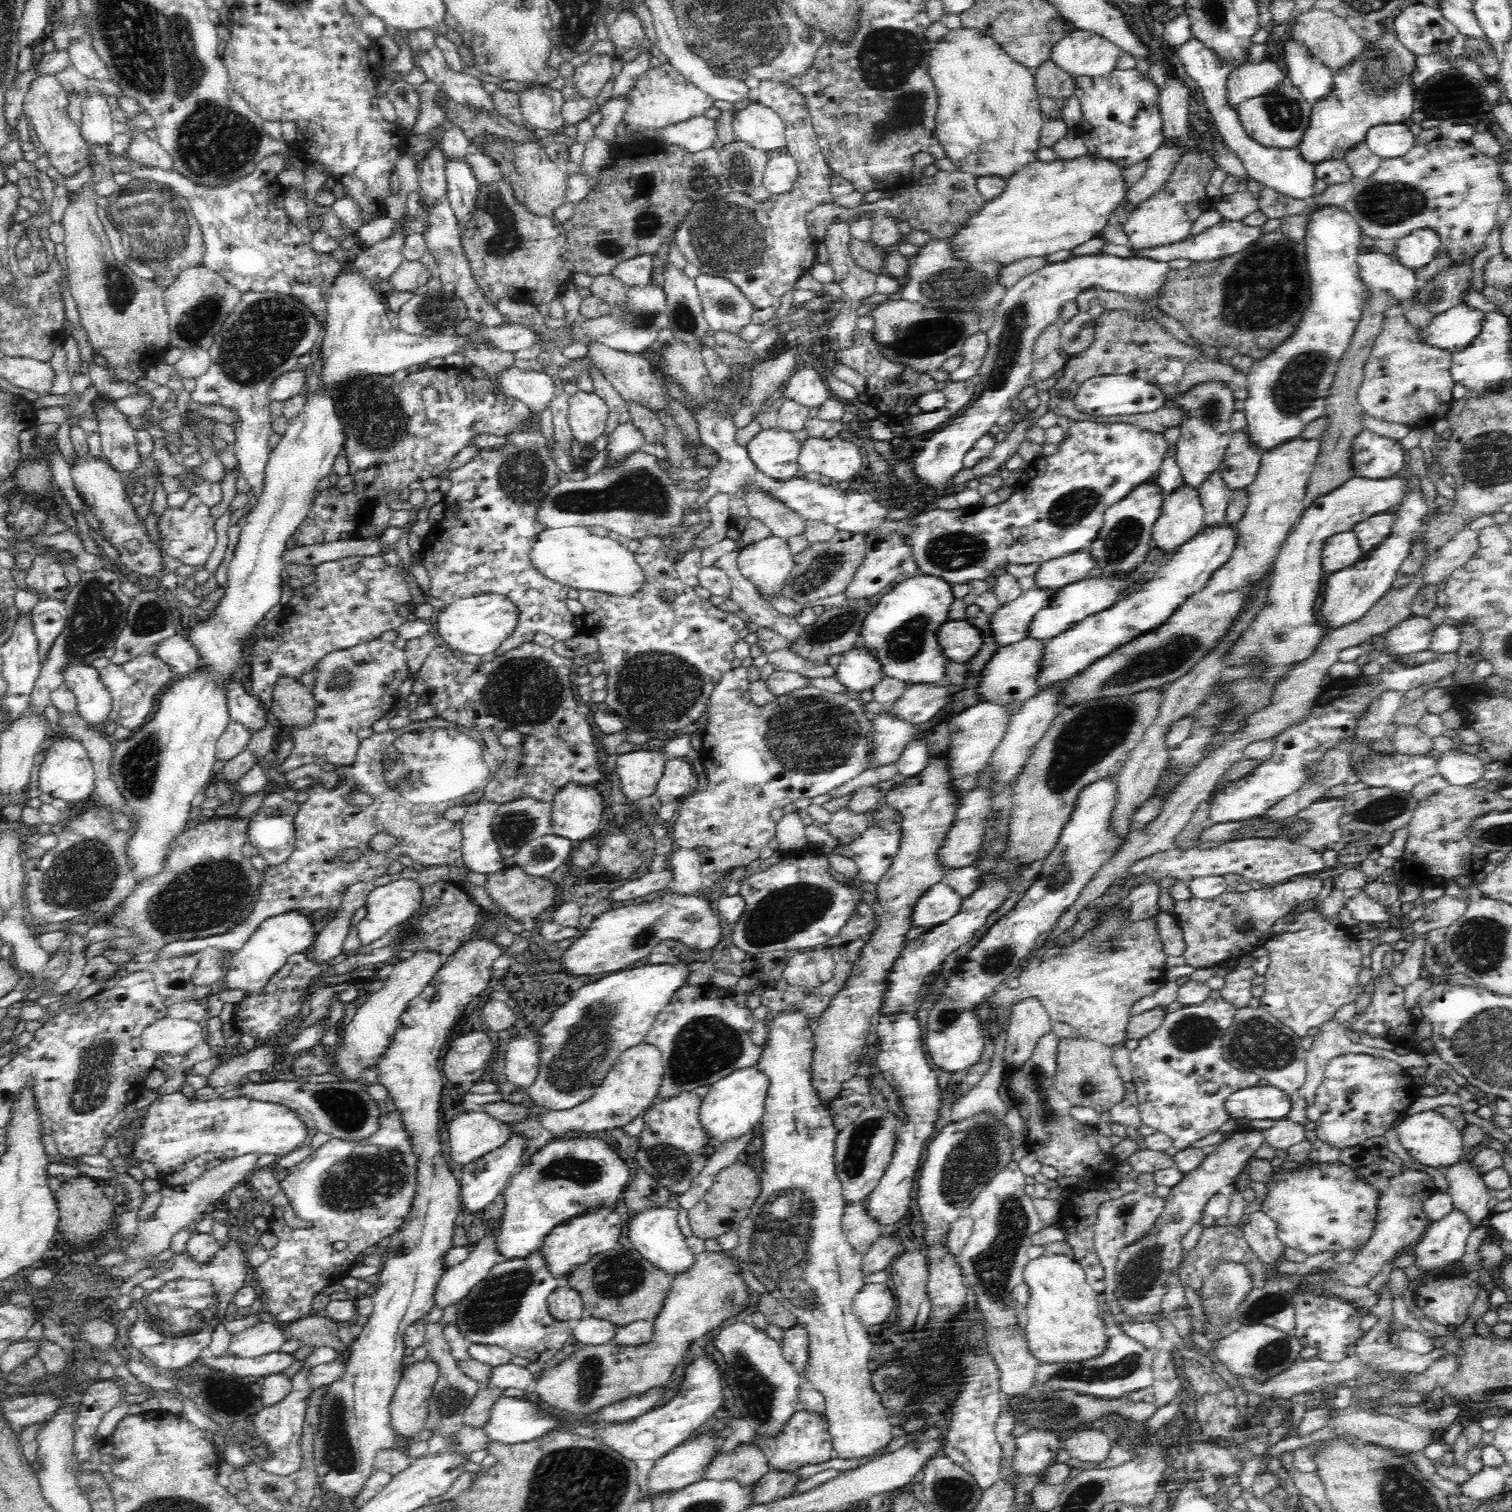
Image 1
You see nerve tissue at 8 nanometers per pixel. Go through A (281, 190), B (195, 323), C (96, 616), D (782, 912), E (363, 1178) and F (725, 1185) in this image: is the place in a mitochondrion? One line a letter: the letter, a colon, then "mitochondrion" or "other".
A: other
B: mitochondrion
C: mitochondrion
D: mitochondrion
E: mitochondrion
F: other

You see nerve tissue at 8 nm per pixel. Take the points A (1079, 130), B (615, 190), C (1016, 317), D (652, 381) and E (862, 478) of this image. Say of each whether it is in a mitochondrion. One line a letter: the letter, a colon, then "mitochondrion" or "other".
A: other
B: other
C: mitochondrion
D: other
E: other

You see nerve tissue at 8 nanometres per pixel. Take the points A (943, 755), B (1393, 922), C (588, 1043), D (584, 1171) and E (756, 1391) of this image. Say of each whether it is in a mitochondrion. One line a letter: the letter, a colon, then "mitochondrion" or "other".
A: other
B: other
C: mitochondrion
D: mitochondrion
E: mitochondrion

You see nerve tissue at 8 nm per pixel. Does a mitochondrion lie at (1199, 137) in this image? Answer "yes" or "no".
no

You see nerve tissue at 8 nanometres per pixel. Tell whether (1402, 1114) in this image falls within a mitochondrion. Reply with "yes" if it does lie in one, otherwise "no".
no

